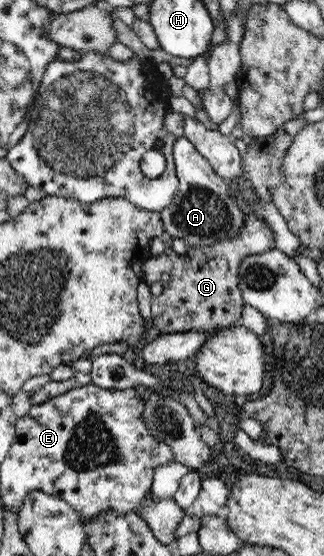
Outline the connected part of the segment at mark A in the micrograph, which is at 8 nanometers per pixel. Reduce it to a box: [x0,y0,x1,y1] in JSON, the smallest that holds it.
[160,136,245,247]

